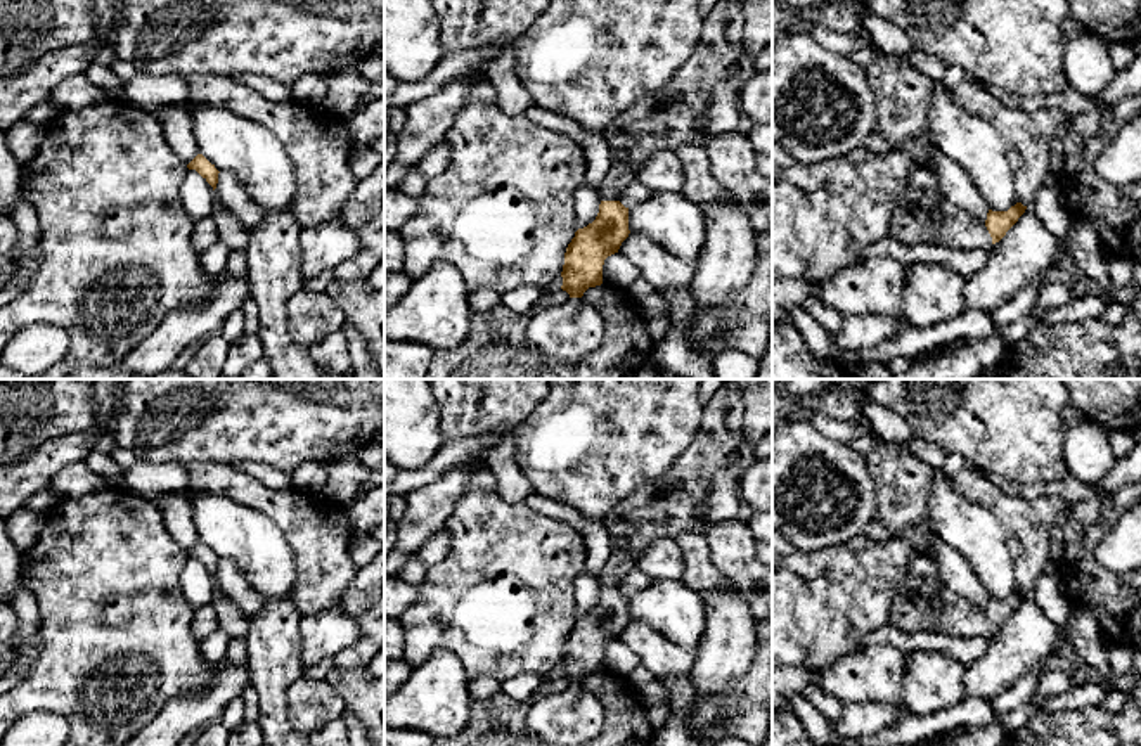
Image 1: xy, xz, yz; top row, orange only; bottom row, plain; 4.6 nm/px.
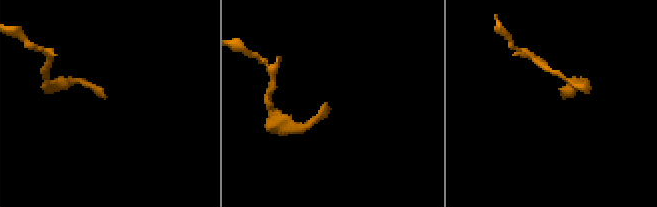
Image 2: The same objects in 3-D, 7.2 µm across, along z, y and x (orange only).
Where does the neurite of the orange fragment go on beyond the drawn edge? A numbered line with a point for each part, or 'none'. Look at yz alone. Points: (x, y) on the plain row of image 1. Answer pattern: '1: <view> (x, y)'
1: yz (923, 603)

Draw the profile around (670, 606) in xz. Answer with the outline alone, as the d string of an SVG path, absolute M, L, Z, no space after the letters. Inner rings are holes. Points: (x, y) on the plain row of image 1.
M651 580L644 590L629 597L629 618L630 621L641 621L653 627L672 644L677 644L689 653L698 651L706 628L703 597L682 580Z

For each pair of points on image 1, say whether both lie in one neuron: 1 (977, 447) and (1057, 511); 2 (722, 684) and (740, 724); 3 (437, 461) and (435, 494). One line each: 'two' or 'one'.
1: two
2: two
3: two

